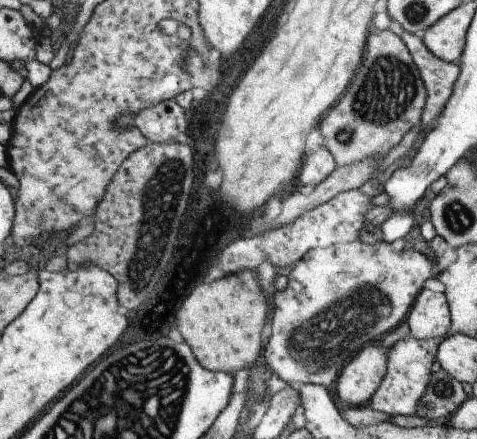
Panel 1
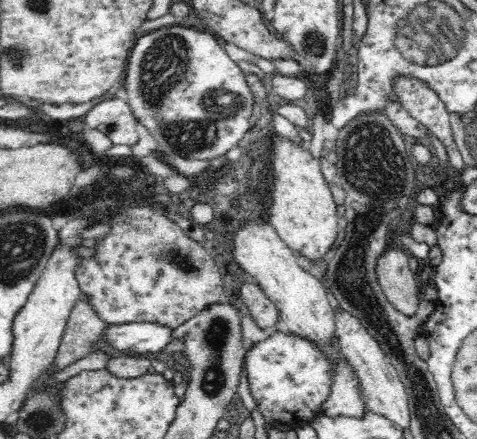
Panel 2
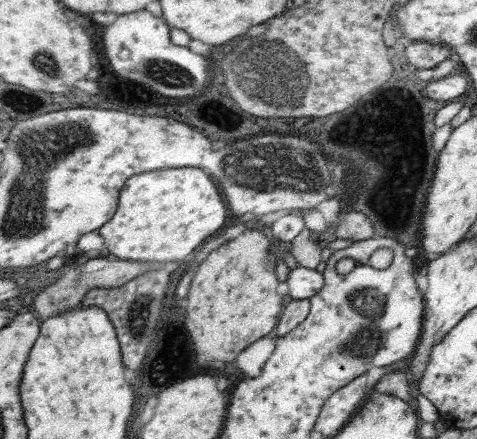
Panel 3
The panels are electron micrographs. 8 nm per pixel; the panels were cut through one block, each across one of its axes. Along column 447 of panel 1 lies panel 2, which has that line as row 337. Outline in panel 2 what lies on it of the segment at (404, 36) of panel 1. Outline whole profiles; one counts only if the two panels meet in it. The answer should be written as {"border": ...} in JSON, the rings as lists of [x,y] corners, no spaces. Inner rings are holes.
{"border":[[[80,300],[72,308],[72,314],[68,318],[68,326],[62,336],[62,346],[56,354],[54,370],[48,370],[46,376],[74,364],[76,360],[86,358],[92,352],[92,346],[100,342],[102,330],[106,328],[108,324],[96,316],[92,306],[86,300]]]}

